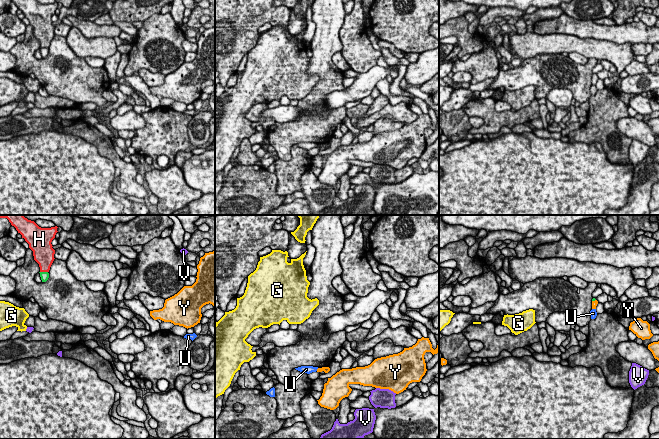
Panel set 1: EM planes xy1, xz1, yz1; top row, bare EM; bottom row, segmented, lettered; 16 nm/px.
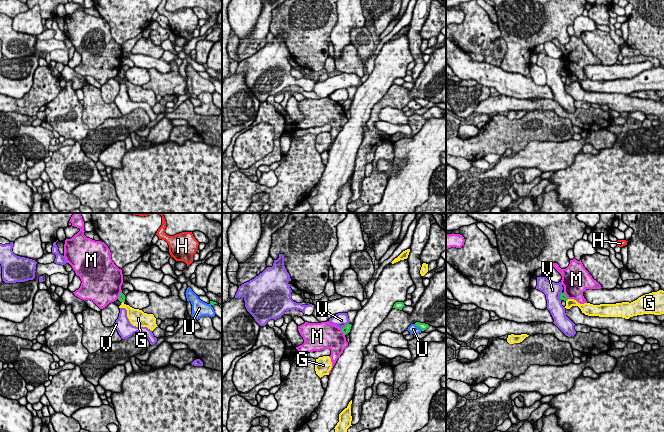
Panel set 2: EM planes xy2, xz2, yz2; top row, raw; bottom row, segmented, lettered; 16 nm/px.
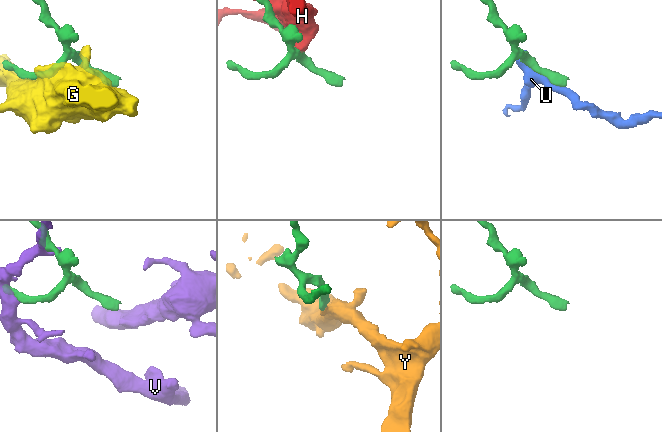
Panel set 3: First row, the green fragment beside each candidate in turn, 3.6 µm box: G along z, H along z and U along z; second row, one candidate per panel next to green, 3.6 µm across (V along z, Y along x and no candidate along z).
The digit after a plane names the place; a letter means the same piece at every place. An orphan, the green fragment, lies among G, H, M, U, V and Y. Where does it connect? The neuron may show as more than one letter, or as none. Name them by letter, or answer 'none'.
Y

